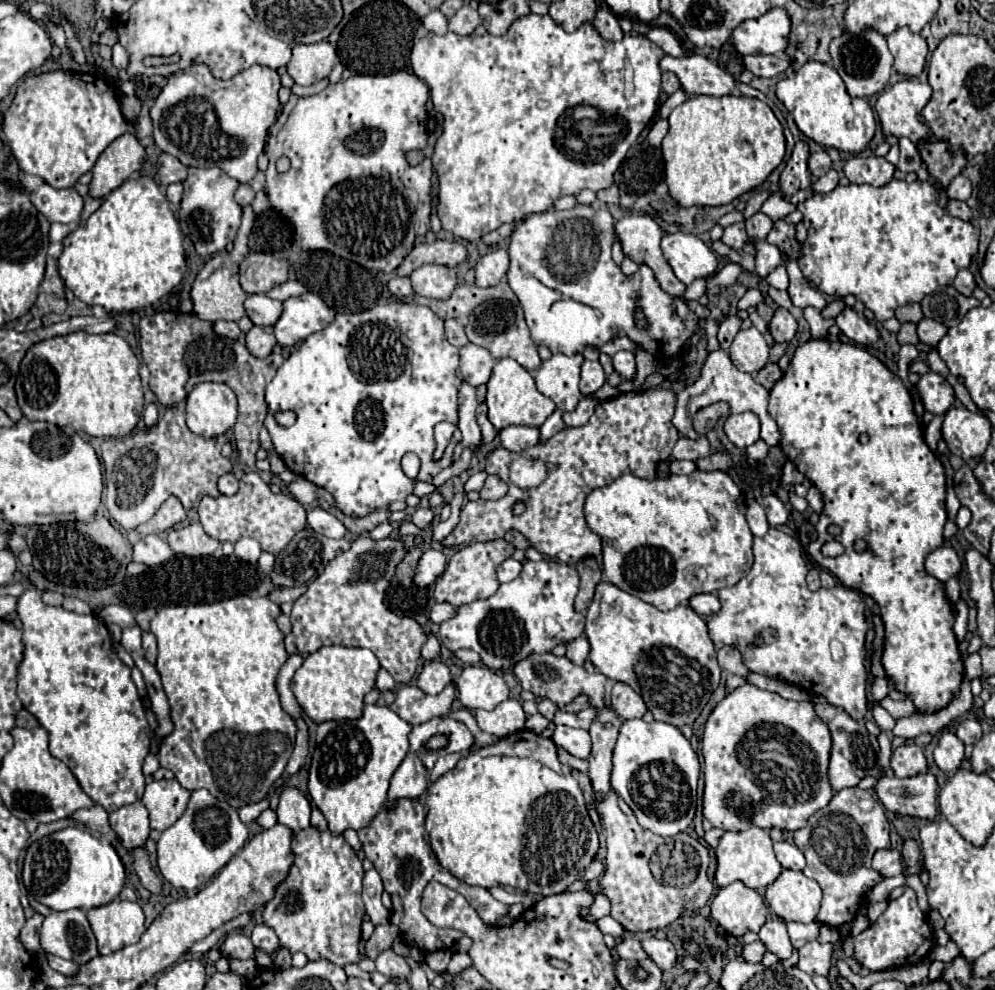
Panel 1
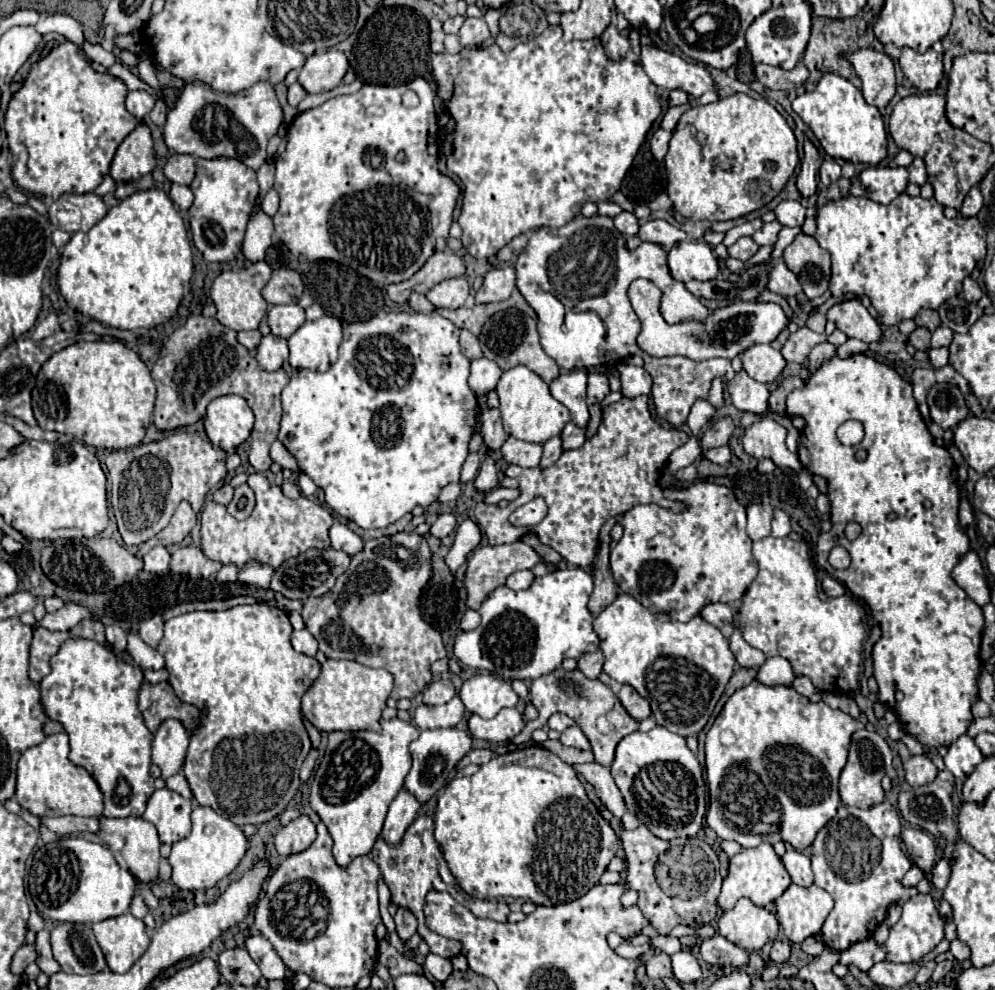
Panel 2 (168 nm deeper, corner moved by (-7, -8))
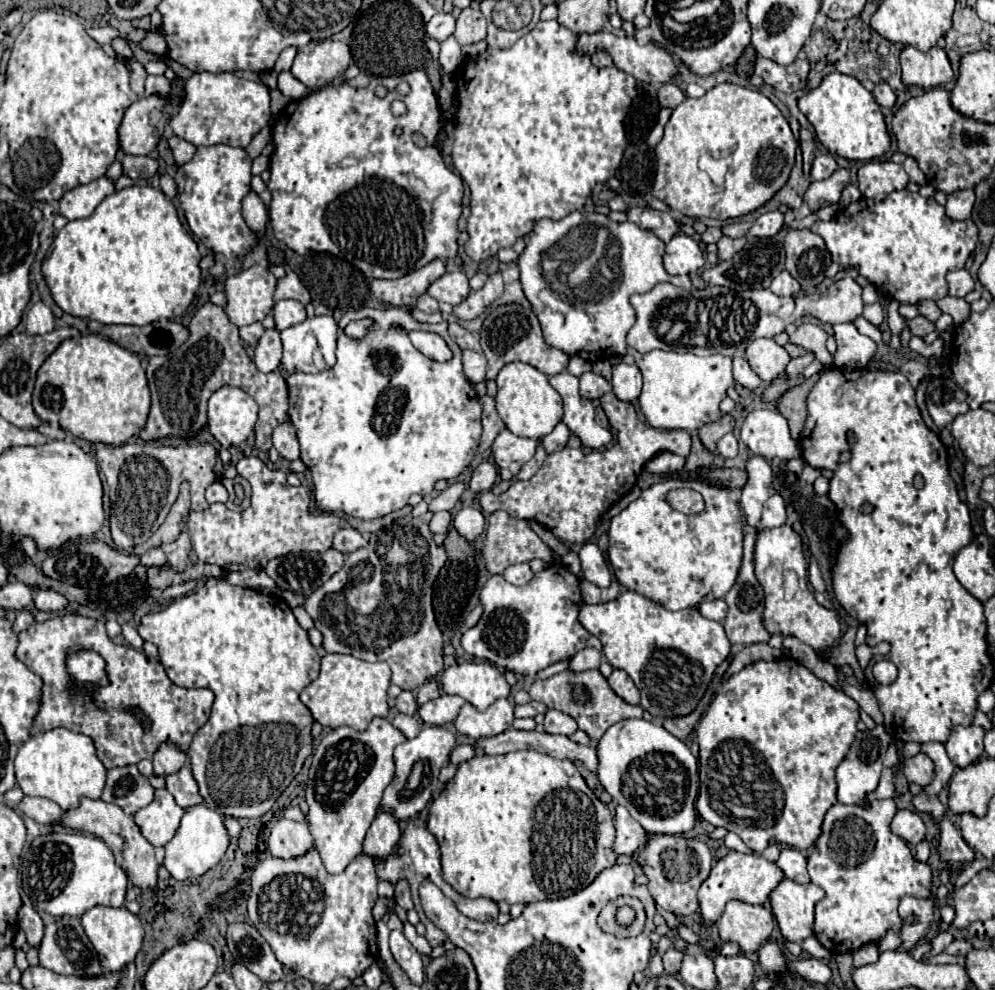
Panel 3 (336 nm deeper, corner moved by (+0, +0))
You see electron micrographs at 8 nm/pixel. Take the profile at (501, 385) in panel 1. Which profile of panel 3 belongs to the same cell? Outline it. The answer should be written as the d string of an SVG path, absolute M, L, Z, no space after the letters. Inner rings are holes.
M511 362L503 366L503 370L497 376L497 386L499 392L495 396L497 400L497 412L505 426L515 434L515 436L525 436L525 438L535 438L541 440L547 436L563 418L563 402L557 390L549 384L549 378L539 372L537 368L525 364L525 362Z

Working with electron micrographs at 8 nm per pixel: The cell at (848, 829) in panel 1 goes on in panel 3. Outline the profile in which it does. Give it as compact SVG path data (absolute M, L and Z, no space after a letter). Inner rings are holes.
M875 800L869 808L861 808L857 804L847 806L837 802L833 808L829 808L825 816L823 834L815 842L807 858L807 870L809 870L811 882L825 890L825 898L815 904L815 938L831 954L855 952L857 948L865 944L879 944L887 930L895 930L899 934L903 928L903 918L899 916L901 898L903 896L915 896L915 898L933 896L931 894L931 888L933 888L931 866L927 862L915 860L907 842L889 830L889 824L895 812L897 812L897 806L893 800Z

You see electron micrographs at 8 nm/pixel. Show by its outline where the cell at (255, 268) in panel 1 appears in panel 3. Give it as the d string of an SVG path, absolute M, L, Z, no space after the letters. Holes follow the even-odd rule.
M289 270L287 276L277 282L275 300L283 300L283 298L293 298L293 300L299 300L301 304L309 304L311 302L311 296L309 296L307 288L301 284L299 276L293 270Z

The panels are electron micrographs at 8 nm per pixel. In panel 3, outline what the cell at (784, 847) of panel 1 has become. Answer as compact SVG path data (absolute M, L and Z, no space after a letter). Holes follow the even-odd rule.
M789 846L781 848L781 856L777 858L775 864L783 870L785 878L795 880L799 884L809 884L807 858L805 858L805 854L801 850L795 850L795 848L789 848Z

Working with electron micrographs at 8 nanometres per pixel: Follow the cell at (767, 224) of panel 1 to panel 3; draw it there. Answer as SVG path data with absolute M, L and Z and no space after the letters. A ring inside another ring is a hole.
M779 210L775 212L767 212L767 214L761 214L755 224L751 226L749 234L751 236L757 236L757 238L765 238L765 236L775 236L783 226L783 214Z

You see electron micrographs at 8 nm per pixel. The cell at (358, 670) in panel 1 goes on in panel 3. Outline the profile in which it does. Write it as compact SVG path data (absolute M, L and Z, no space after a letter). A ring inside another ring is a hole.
M327 654L321 660L321 674L301 692L301 702L311 710L313 718L327 728L349 726L357 732L367 730L375 716L387 718L387 688L391 684L391 670L385 662L365 662L347 654Z

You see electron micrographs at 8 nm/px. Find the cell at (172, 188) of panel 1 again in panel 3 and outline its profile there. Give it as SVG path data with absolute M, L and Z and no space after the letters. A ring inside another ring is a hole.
M161 174L159 186L161 186L161 190L163 190L163 194L165 194L167 198L173 198L173 196L177 194L177 184L175 184L175 180L173 180L169 174Z

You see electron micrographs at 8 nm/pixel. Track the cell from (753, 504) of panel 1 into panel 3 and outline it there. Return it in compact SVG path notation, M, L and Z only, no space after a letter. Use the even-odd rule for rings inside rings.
M753 456L747 462L747 484L741 488L741 510L747 524L757 524L761 520L761 508L771 494L773 470L769 462L761 456Z

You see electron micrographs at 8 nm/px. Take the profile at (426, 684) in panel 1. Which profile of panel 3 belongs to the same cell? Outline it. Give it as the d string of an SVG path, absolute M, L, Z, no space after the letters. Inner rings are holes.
M429 680L425 682L419 692L417 692L417 704L425 704L429 700L435 700L441 696L441 690L439 690L439 682L437 680Z

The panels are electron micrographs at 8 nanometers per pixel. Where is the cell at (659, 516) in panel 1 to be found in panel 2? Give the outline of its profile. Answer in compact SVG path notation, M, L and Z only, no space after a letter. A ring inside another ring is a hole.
M696 482L696 484L688 486L688 488L666 488L664 490L664 498L684 502L688 508L684 512L672 512L672 510L662 508L658 504L638 504L638 506L632 506L630 510L626 510L620 516L620 526L624 528L624 534L622 534L620 542L616 544L616 548L610 552L610 568L612 568L612 574L614 574L614 580L616 580L618 588L622 592L626 592L626 594L632 594L650 612L668 614L668 616L672 616L678 622L688 622L692 616L696 616L710 602L726 602L726 604L730 604L730 602L740 600L740 596L744 596L746 588L752 584L752 580L758 574L758 564L756 564L756 560L752 556L752 540L746 534L746 508L736 500L736 496L734 496L734 492L730 488L718 486L718 484L712 484L712 482Z

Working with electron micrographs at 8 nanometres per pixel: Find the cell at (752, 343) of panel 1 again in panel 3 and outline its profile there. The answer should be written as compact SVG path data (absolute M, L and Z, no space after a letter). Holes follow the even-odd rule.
M757 338L747 346L747 354L745 354L749 366L755 370L755 374L763 380L763 382L771 382L777 376L781 376L785 372L785 366L789 364L789 354L783 346L779 346L775 340L771 338Z

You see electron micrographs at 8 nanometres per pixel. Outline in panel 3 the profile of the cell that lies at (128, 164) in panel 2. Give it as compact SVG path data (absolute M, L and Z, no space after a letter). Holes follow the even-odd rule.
M145 96L137 100L123 118L119 136L121 150L129 154L149 154L157 148L165 126L169 122L169 114L163 114L167 100L163 96Z

